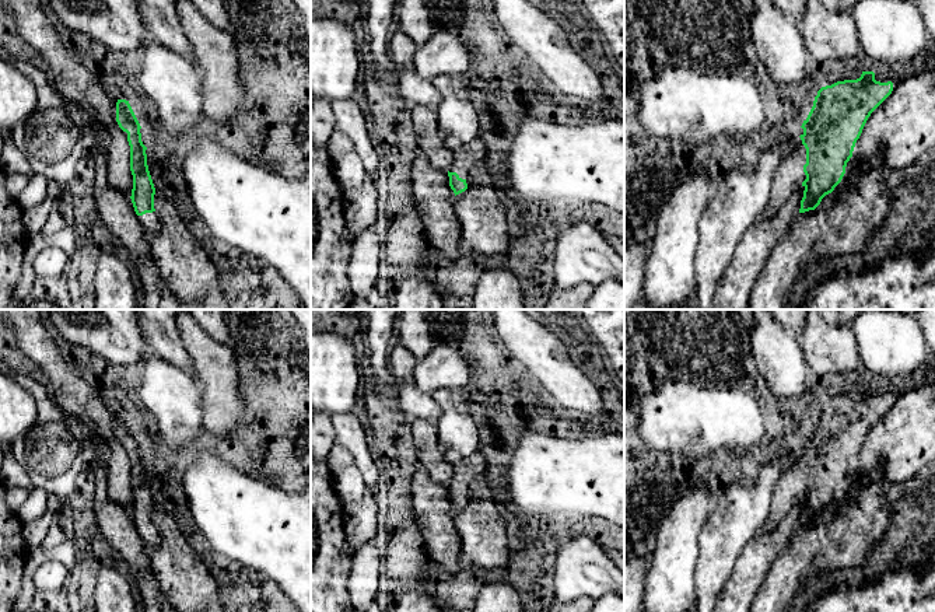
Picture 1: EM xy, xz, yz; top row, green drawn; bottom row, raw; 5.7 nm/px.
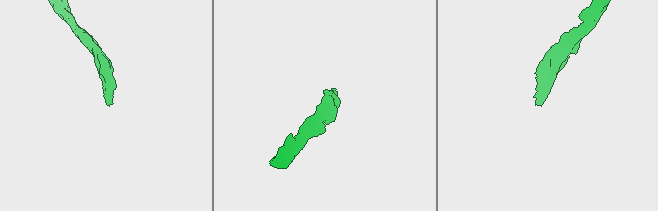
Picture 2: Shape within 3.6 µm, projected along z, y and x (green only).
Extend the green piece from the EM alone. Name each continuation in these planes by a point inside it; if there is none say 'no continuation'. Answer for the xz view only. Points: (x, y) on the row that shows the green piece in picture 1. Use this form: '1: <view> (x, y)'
1: xz (465, 156)

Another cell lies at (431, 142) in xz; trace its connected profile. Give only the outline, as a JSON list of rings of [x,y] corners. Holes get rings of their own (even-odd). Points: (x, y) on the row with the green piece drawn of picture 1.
[[[414,105],[407,109],[417,136],[420,153],[428,158],[433,168],[449,171],[454,154],[447,146],[447,137],[438,127],[435,109],[426,105]]]

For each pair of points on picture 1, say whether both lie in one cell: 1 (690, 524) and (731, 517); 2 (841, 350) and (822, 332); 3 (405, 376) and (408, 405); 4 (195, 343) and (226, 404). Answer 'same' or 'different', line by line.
1: different
2: same
3: same
4: same

